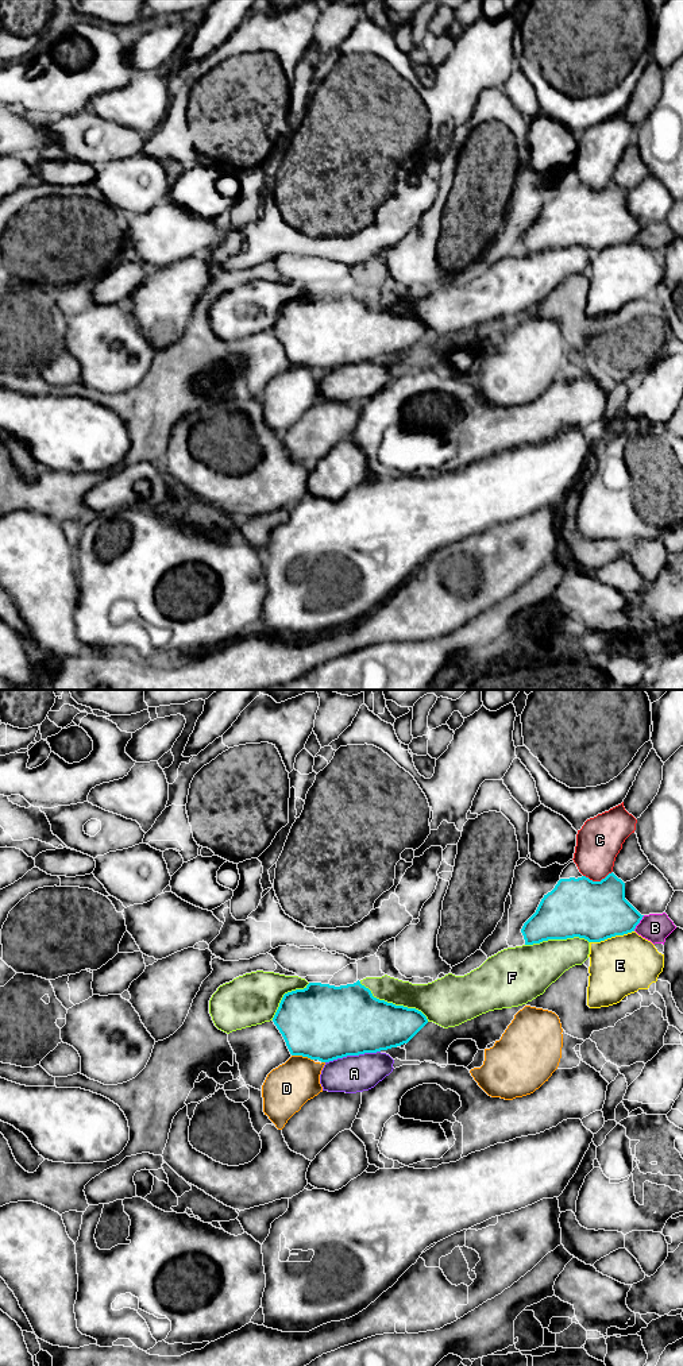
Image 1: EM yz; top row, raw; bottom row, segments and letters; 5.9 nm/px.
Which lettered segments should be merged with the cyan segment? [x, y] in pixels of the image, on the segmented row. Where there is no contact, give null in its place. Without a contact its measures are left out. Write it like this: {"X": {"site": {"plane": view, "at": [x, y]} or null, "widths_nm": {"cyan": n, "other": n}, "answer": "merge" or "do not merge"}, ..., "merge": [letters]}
{"A": {"site": {"plane": "yz", "at": [352, 1054]}, "widths_nm": {"cyan": 440, "other": 220}, "answer": "do not merge"}, "B": {"site": {"plane": "yz", "at": [639, 922]}, "widths_nm": {"cyan": 340, "other": 170}, "answer": "do not merge"}, "C": {"site": {"plane": "yz", "at": [597, 882]}, "widths_nm": {"cyan": 360, "other": 260}, "answer": "do not merge"}, "D": {"site": {"plane": "yz", "at": [303, 1056]}, "widths_nm": {"cyan": 460, "other": 280}, "answer": "do not merge"}, "E": {"site": {"plane": "yz", "at": [612, 936]}, "widths_nm": {"cyan": 360, "other": 360}, "answer": "do not merge"}, "F": {"site": {"plane": "yz", "at": [394, 1004]}, "widths_nm": {"cyan": 360, "other": 220}, "answer": "do not merge"}, "merge": []}

